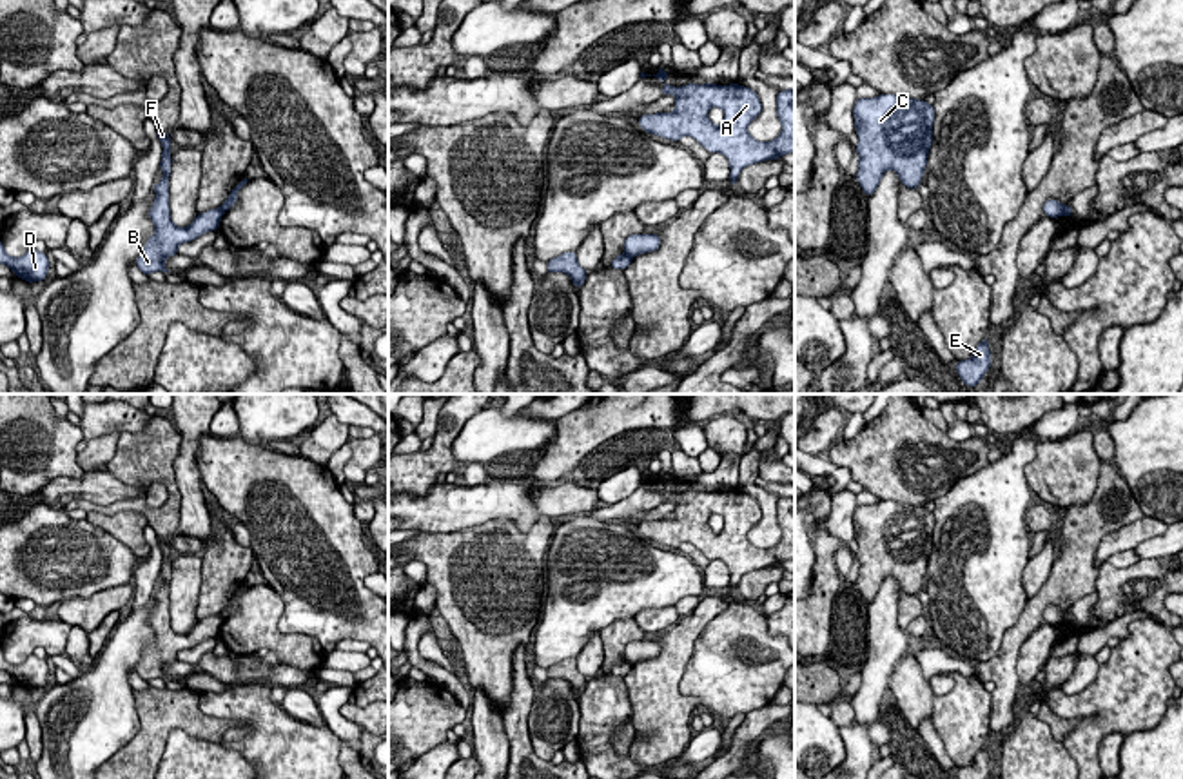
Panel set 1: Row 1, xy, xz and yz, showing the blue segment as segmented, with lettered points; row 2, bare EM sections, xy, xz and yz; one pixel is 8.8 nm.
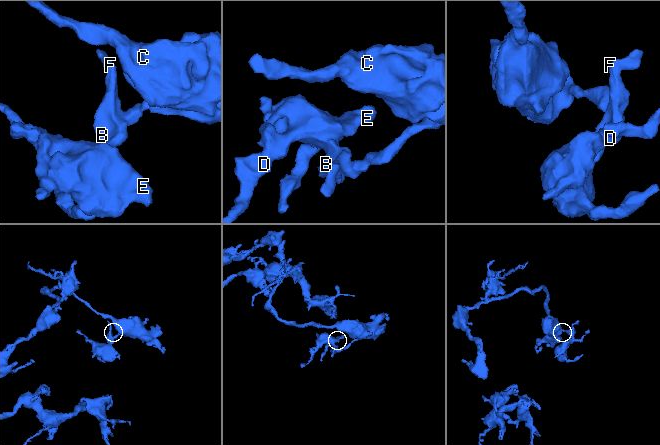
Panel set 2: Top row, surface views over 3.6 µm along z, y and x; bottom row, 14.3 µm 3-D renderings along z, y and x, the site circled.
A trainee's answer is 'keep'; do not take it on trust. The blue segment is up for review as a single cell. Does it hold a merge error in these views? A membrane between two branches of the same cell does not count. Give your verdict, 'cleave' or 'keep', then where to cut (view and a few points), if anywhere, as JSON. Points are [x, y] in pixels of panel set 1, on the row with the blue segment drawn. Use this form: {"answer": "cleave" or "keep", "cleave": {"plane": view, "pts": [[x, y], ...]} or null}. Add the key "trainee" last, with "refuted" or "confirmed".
{"answer": "cleave", "cleave": {"plane": "xy", "pts": [[222, 206], [224, 211]]}, "trainee": "refuted"}

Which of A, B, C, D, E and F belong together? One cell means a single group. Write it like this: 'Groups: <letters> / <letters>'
Groups: A C / B D E F

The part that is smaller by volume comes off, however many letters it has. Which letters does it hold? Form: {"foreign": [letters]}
{"foreign": ["B", "D", "E", "F"]}

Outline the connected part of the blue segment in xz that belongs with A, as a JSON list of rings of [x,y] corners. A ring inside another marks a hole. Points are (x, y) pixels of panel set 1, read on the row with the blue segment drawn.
[[[660,67],[653,76],[664,84],[664,96],[677,96],[675,111],[644,114],[639,118],[639,125],[650,134],[673,142],[691,136],[709,153],[722,153],[729,162],[729,182],[733,185],[748,165],[777,160],[787,153],[795,154],[795,89],[778,91],[777,94],[777,116],[782,123],[780,136],[771,142],[758,142],[749,136],[748,125],[760,114],[762,104],[749,87],[738,84],[673,87],[664,82],[670,73]],[[711,107],[724,111],[720,125],[713,125],[708,118]]]

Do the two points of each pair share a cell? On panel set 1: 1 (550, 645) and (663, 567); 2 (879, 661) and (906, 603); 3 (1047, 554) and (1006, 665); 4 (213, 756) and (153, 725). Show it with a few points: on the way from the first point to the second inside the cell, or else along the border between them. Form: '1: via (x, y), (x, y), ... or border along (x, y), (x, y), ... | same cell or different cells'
1: via (577, 618), (610, 587), (635, 583) | same cell
2: border along (902, 594), (899, 601), (899, 625), (904, 631) | different cells
3: border along (1055, 560), (1046, 583), (1027, 601) | different cells
4: border along (211, 743), (175, 729), (160, 759) | different cells

